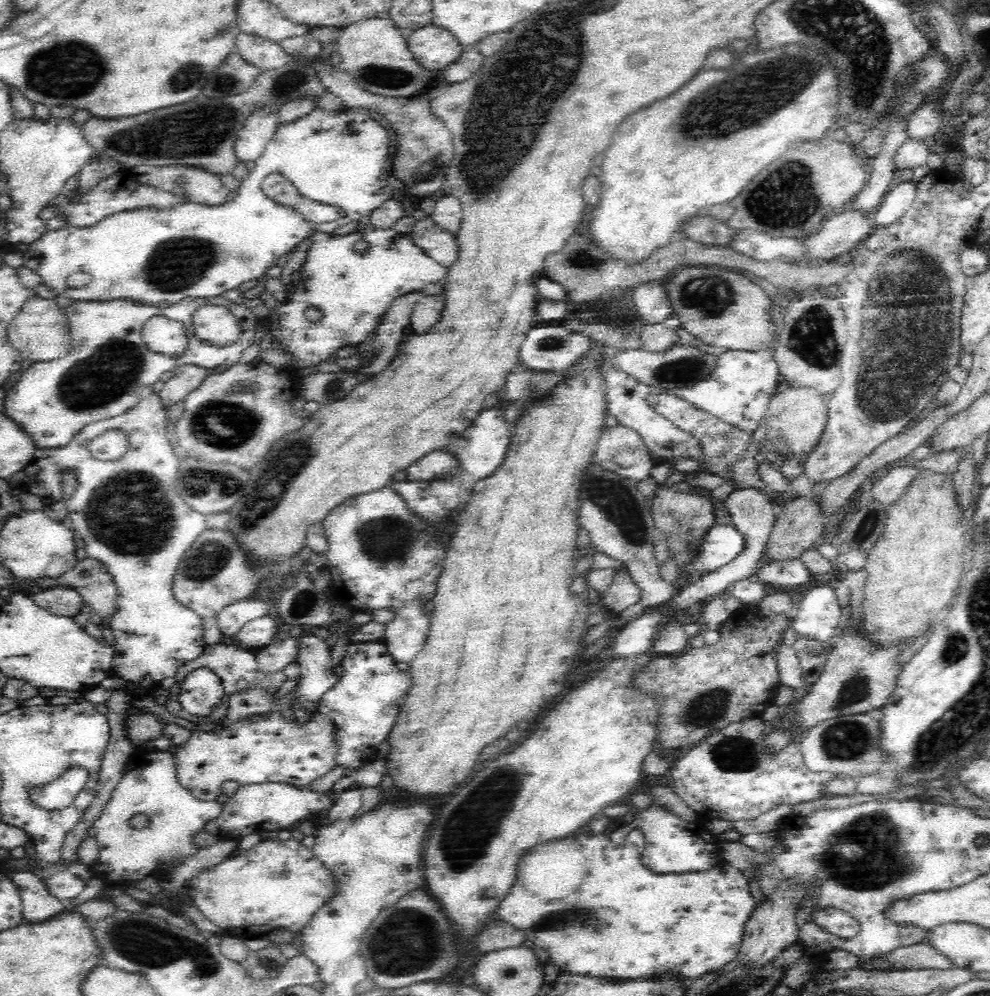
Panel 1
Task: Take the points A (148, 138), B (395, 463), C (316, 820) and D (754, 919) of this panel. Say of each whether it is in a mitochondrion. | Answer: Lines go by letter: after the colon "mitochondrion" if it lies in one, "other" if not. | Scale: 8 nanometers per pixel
A: mitochondrion
B: other
C: other
D: other

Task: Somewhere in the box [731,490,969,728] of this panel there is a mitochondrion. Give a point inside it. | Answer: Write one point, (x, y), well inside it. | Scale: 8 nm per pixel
(857, 688)

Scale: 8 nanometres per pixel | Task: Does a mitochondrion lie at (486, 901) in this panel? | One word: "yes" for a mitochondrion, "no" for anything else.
no

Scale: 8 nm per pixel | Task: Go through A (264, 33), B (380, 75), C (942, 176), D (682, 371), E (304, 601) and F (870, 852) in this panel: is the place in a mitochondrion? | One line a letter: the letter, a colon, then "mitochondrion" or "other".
A: other
B: mitochondrion
C: other
D: mitochondrion
E: mitochondrion
F: mitochondrion

